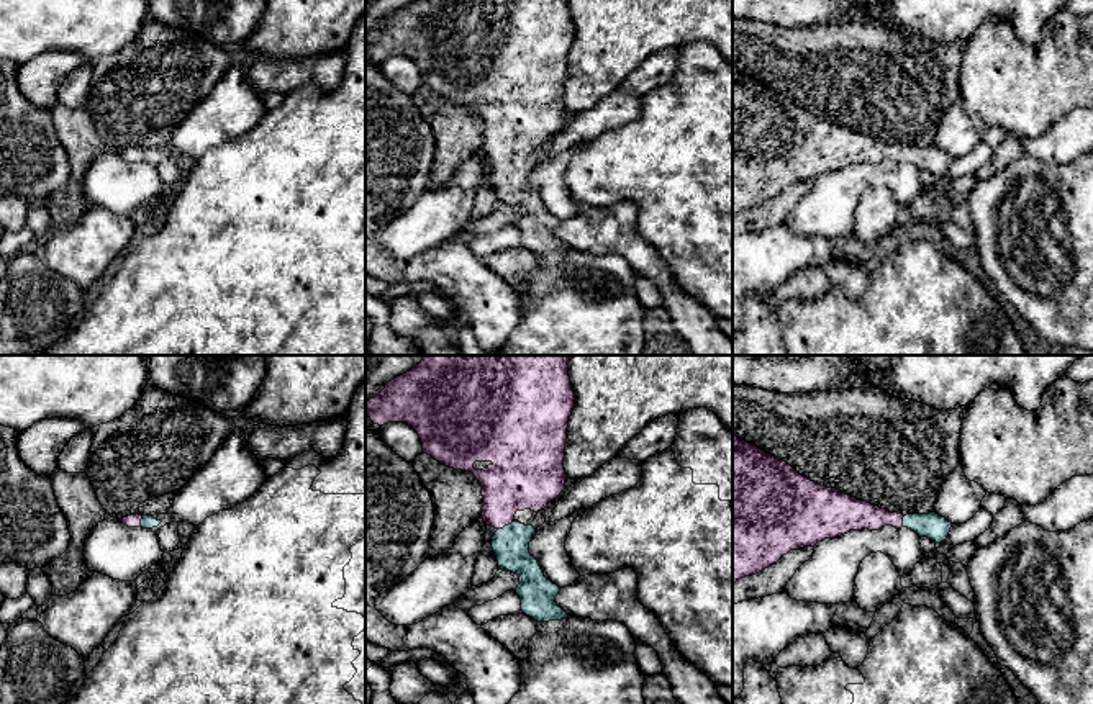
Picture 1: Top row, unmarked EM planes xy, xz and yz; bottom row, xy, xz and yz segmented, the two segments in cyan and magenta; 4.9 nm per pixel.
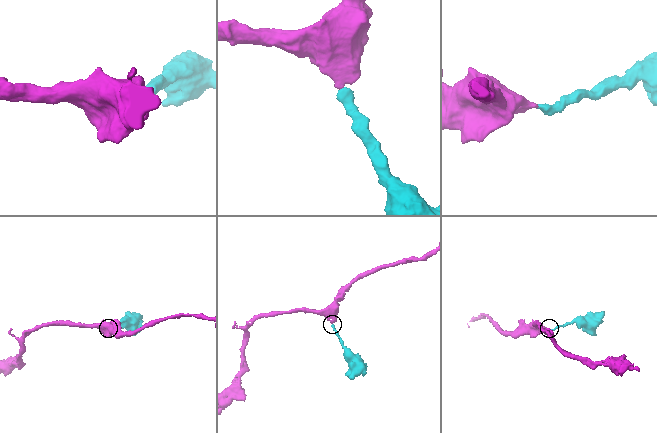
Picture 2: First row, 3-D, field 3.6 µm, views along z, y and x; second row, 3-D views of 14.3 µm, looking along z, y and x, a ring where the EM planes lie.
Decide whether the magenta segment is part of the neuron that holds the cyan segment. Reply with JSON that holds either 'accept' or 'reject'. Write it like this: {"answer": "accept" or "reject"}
{"answer": "accept"}

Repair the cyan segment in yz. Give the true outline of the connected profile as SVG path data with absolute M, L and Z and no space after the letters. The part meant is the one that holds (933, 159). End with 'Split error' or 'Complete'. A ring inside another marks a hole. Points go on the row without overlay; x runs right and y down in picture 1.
M732 69L732 216L769 201L790 183L885 159L908 160L941 177L952 156L936 146L890 146L821 120L785 93Z. Split error

